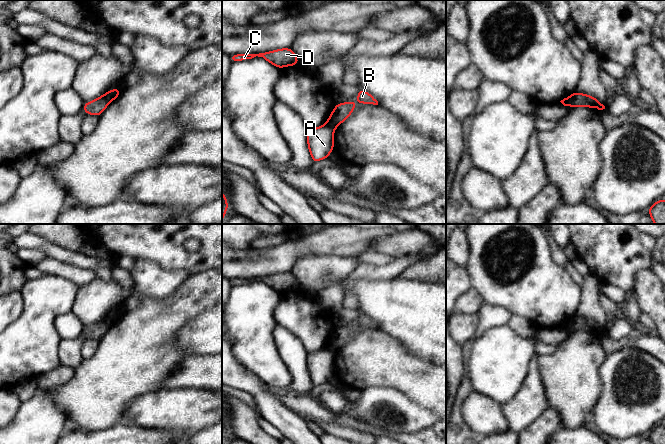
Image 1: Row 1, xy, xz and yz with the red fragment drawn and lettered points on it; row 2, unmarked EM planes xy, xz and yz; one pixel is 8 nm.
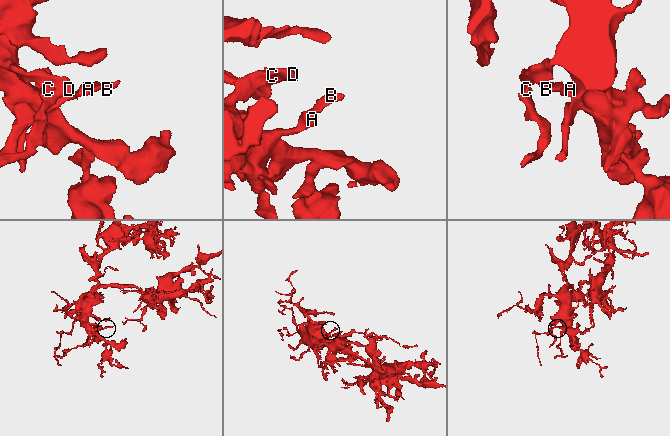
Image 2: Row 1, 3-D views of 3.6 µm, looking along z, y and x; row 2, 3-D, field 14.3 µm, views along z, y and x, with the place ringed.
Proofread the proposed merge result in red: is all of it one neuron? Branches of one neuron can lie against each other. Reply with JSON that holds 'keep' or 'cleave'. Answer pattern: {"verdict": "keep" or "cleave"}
{"verdict": "cleave"}

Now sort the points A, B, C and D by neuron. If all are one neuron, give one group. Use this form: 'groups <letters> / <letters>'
groups A C D / B

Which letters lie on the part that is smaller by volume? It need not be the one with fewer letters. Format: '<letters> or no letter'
B

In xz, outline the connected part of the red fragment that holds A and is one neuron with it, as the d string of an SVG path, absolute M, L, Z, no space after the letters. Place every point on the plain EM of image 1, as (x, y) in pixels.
M328 347L307 355L307 369L312 385L327 383L334 374L334 354Z

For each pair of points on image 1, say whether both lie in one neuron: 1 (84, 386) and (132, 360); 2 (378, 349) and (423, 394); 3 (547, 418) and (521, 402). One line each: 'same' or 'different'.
1: same
2: same
3: different

